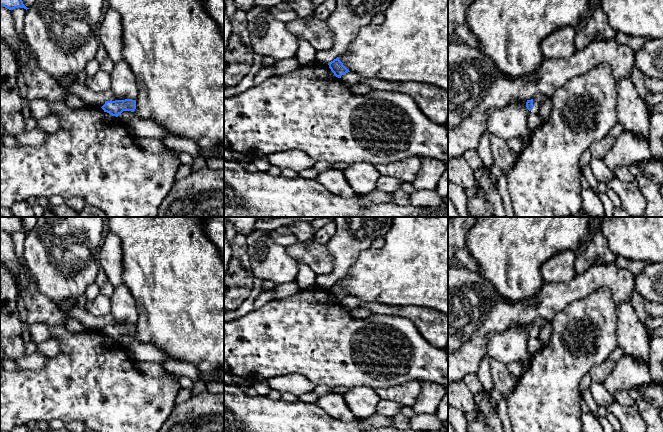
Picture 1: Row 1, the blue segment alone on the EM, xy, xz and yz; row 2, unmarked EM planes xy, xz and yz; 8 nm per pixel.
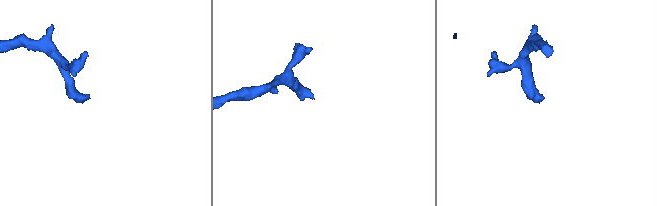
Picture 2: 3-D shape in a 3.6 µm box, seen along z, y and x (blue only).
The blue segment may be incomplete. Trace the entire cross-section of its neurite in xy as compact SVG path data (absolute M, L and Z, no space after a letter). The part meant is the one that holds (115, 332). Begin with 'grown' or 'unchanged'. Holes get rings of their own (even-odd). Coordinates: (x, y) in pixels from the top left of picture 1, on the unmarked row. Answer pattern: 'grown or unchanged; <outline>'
unchanged; M110 324L106 325L101 332L104 334L104 336L107 336L112 340L118 341L123 335L134 336L136 333L136 324Z

